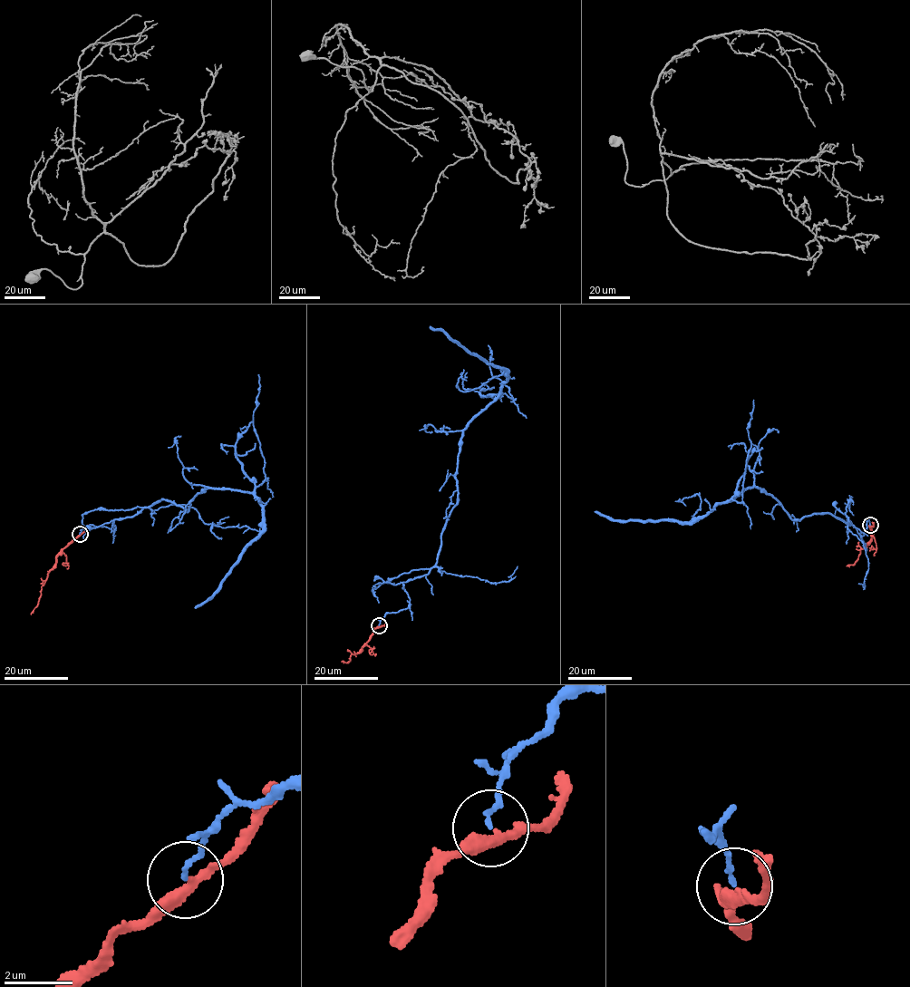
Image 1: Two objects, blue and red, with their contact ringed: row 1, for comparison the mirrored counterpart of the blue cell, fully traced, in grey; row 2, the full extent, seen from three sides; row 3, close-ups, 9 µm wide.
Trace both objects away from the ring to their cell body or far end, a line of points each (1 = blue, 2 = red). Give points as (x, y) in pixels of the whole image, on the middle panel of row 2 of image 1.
1: (379, 625), (385, 613), (408, 606), (403, 583), (436, 561), (456, 503), (462, 432), (507, 378), (430, 326)
2: (379, 625), (363, 651), (351, 655), (348, 662), (341, 662)

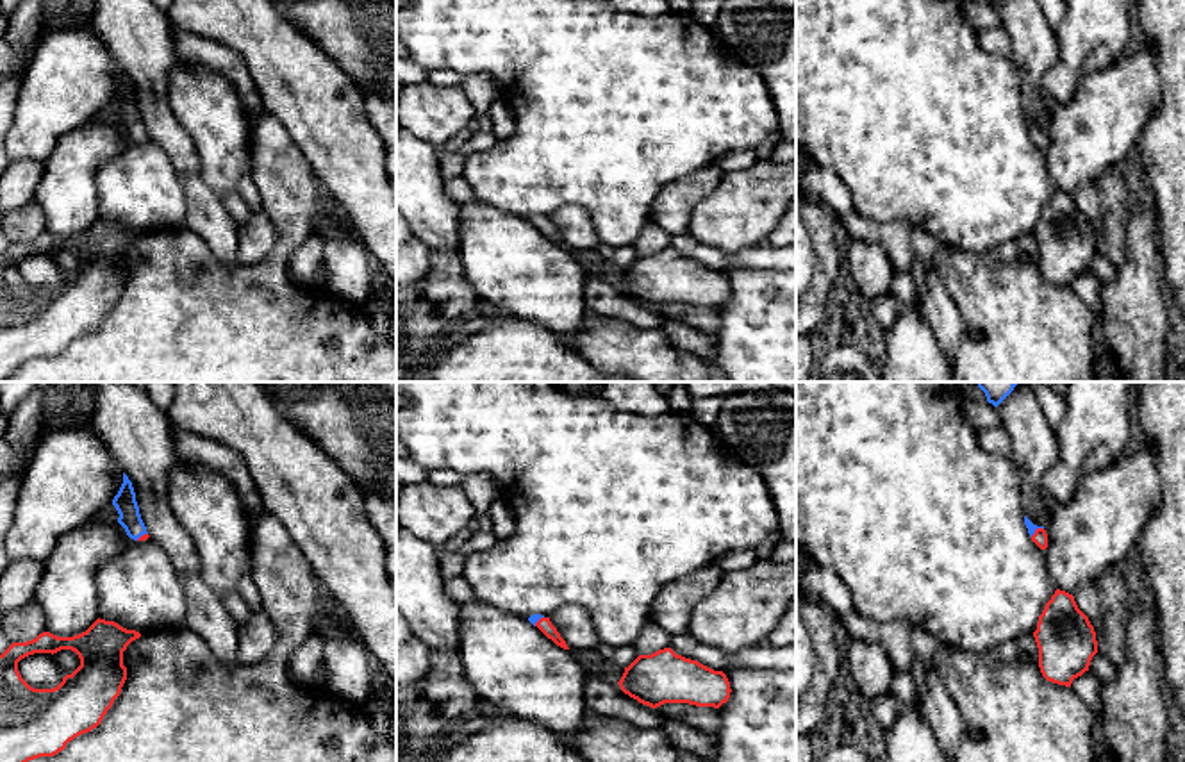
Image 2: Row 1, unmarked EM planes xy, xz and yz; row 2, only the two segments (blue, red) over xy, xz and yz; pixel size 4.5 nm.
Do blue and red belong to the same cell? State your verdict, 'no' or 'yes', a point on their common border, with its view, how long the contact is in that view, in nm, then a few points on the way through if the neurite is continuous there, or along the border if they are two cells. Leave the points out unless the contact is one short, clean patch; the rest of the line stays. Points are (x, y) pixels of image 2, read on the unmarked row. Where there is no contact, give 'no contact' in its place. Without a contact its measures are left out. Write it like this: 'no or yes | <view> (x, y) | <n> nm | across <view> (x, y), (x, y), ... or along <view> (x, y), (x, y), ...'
no | yz (1035, 129) | 80 nm

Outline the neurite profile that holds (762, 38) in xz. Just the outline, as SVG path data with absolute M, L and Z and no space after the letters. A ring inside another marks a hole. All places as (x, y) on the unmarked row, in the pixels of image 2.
M796 7L721 11L723 43L766 82L782 141L796 145Z

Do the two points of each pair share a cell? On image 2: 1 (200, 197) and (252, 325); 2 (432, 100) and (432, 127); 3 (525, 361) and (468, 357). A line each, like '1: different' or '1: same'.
1: different
2: same
3: same

